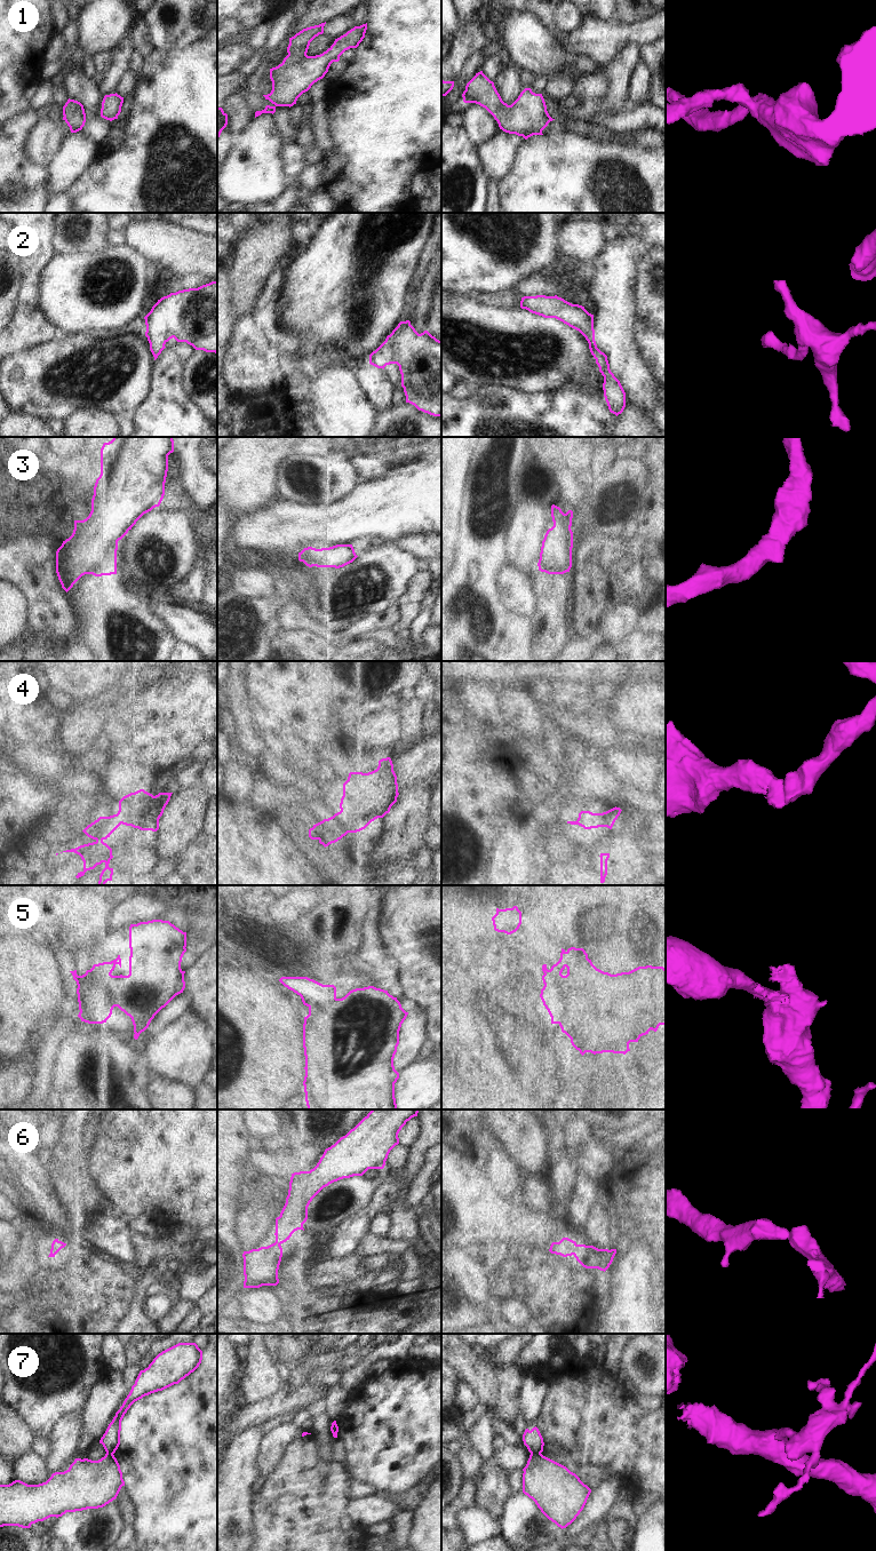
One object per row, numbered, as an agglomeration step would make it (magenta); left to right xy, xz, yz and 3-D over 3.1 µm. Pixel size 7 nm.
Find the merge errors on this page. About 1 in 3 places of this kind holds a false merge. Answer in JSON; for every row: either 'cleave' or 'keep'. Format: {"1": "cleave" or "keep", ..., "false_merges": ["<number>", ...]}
{"1": "keep", "2": "keep", "3": "keep", "4": "keep", "5": "cleave", "6": "keep", "7": "cleave", "false_merges": ["5", "7"]}

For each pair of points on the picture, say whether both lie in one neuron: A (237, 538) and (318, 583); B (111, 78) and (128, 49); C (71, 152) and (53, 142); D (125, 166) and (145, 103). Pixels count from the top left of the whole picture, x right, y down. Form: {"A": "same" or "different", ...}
{"A": "different", "B": "same", "C": "different", "D": "same"}

